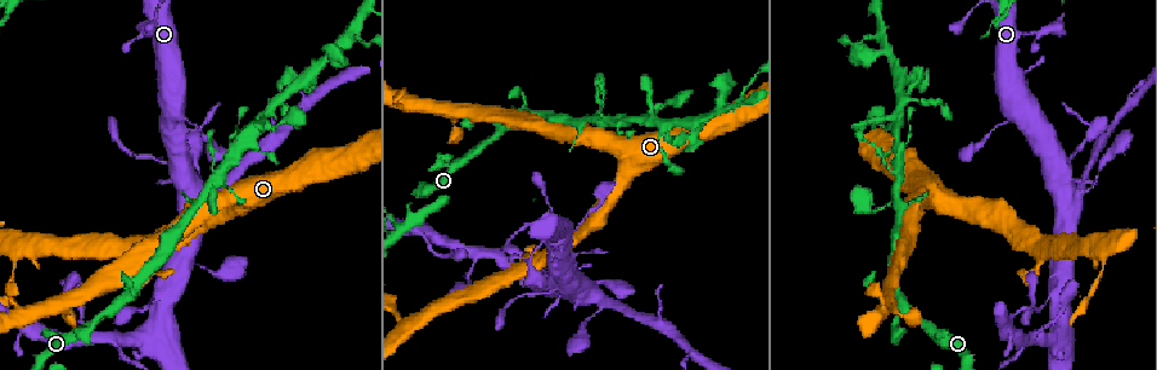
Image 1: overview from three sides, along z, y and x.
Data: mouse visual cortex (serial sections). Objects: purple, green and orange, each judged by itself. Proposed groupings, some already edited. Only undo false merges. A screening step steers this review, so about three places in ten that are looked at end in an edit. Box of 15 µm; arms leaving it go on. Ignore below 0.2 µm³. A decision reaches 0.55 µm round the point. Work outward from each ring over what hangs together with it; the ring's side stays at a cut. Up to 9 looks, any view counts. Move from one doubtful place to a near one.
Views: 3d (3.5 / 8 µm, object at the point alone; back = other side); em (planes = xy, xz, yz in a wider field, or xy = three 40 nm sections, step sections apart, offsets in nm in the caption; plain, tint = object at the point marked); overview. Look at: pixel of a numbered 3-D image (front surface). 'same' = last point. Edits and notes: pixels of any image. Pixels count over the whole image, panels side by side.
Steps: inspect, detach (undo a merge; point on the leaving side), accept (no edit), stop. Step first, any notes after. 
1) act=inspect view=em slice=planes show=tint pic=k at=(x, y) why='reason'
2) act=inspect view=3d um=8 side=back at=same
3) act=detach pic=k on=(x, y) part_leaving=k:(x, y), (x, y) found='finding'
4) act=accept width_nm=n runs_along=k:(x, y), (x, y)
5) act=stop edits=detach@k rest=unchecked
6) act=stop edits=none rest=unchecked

act=inspect view=3d um=3.5 pic=1 at=(1065, 162) why='sudden change in width'

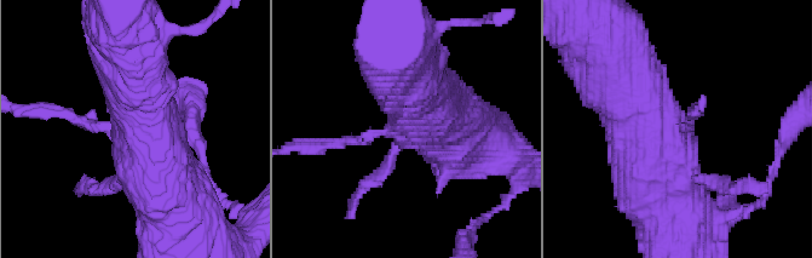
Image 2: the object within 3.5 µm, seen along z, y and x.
act=inspect view=em slice=xy step=2 show=tint pic=2 at=(388, 125) why='now the EM'

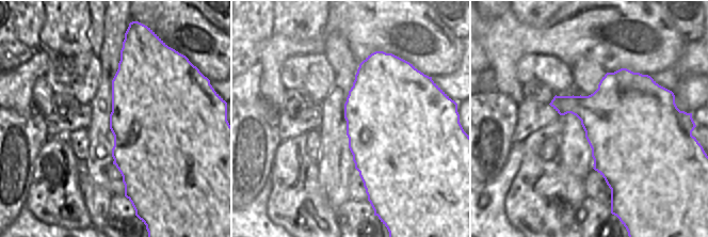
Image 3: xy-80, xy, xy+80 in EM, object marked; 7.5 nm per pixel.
act=accept runs_along=2:(618, 58), (662, 144), (664, 200) found='all the same cell'

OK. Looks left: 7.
act=inspect view=3d um=8 side=back pic=1 at=(507, 241) why='calibre changes'

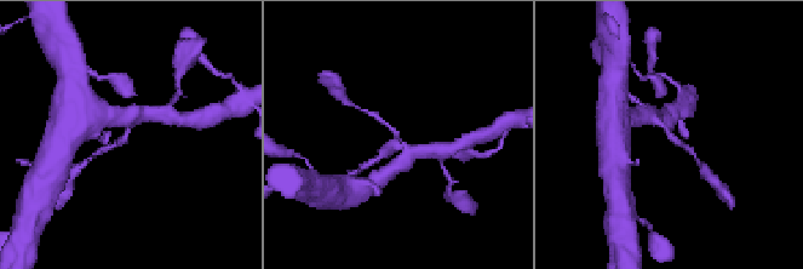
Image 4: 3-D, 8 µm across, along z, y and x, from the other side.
act=inspect view=3d um=3.5 pic=4 at=(399, 138) why='zoom in'

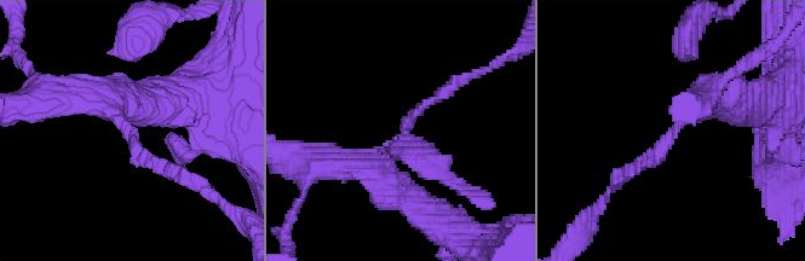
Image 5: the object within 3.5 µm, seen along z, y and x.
act=inspect view=em slice=xy step=1 show=tint pic=5 at=(130, 137) why='now the EM'

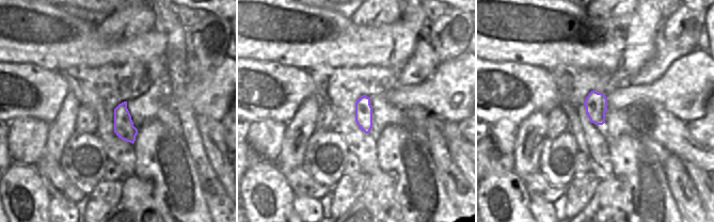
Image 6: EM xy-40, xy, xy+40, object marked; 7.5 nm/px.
act=accept width_nm=130 runs_along=5:(725, 96), (624, 173) found='all the same cell'

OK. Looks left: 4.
act=inspect view=3d um=8 pic=1 at=(603, 279) why='sharp bend'

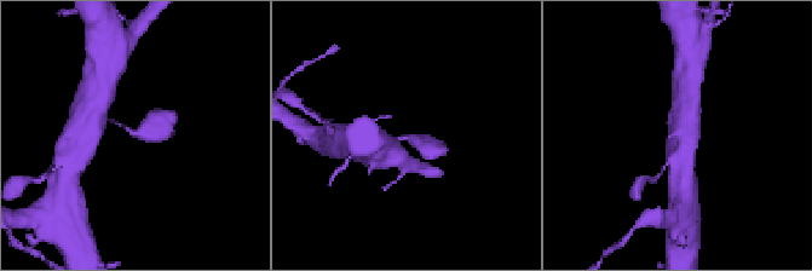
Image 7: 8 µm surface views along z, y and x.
act=inspect view=em slice=xy step=3 show=tint pic=7 at=(139, 132) why='now the EM'

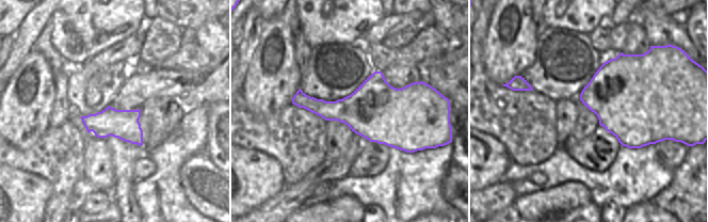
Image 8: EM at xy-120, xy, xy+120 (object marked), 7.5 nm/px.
act=accept runs_along=7:(108, 119), (140, 133), (165, 116) found='all the same cell'

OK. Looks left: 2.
act=inspect view=3d um=3.5 pic=1 at=(1096, 179)

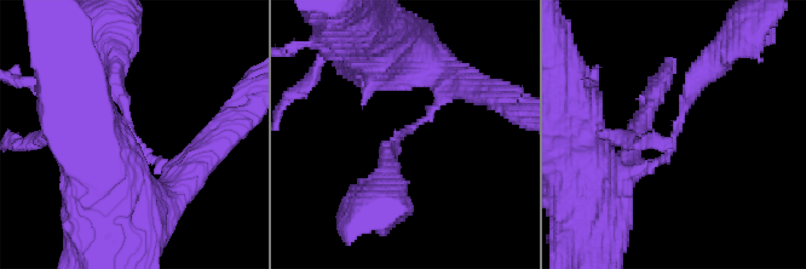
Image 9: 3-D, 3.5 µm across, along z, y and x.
act=inspect view=em slice=xy step=3 show=tint pic=9 at=(675, 131) why='now the EM'

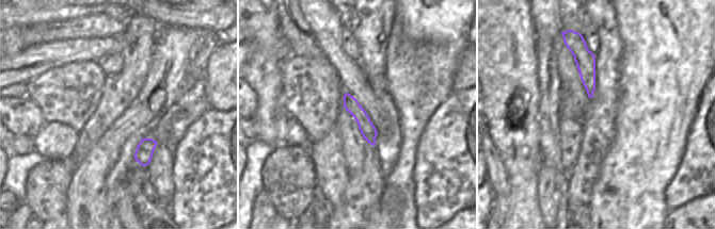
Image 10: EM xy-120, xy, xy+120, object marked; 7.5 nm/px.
act=accept width_nm=120 runs_along=9:(631, 173), (672, 148), (708, 66) found='continuous, no second cell'

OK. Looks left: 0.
act=stop edits=none rest=unchecked

